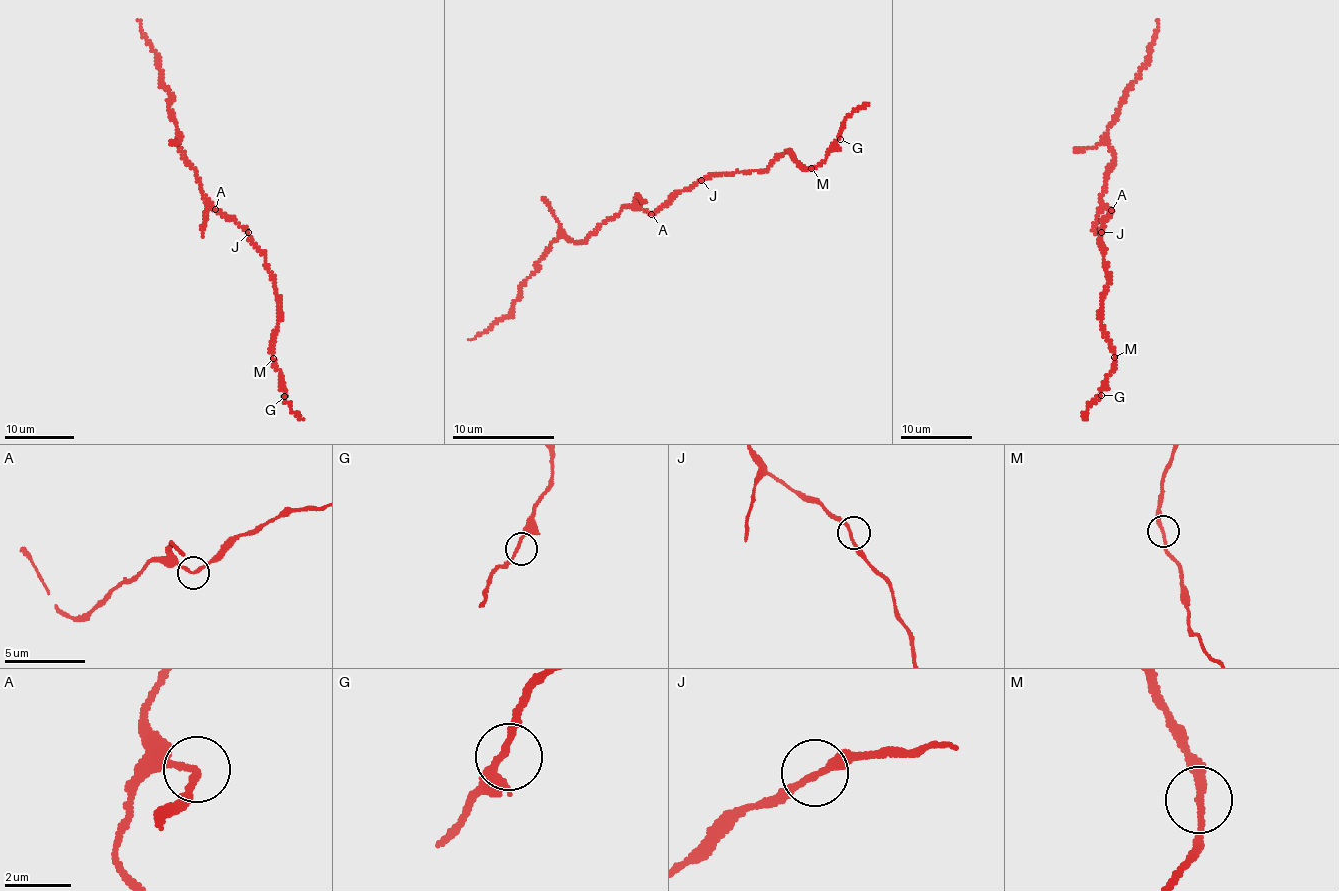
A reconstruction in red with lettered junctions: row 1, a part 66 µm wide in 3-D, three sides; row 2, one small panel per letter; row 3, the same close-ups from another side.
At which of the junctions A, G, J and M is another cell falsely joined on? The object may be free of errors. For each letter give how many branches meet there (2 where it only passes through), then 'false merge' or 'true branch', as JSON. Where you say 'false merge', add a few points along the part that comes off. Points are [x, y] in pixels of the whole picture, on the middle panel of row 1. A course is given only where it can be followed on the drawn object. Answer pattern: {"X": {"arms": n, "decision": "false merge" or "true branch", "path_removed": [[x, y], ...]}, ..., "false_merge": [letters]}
{"A": {"arms": 2, "decision": "true branch"}, "G": {"arms": 2, "decision": "true branch"}, "J": {"arms": 2, "decision": "true branch"}, "M": {"arms": 2, "decision": "true branch"}, "false_merge": []}

